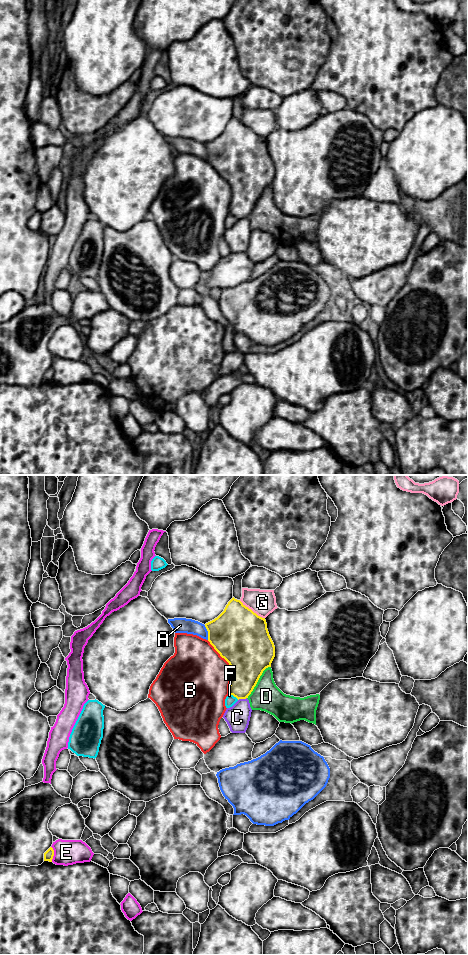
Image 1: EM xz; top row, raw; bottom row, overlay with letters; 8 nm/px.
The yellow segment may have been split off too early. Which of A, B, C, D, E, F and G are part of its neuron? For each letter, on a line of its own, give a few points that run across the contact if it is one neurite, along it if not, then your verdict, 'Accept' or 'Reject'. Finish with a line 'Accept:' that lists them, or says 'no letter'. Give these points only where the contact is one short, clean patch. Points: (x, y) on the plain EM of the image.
A: Reject
B: Reject
C: Reject
D: Reject
E: Reject
F: Reject
G: Reject
Accept: no letter

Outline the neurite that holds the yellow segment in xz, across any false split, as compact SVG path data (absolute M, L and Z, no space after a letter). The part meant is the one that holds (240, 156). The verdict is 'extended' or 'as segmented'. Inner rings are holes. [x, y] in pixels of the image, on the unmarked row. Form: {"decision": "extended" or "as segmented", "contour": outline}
{"decision": "as segmented", "contour": "M234 117L224 131L214 140L205 144L208 161L231 186L229 214L246 219L253 211L263 191L271 187L275 177L275 166L269 155L265 138L258 136Z"}

